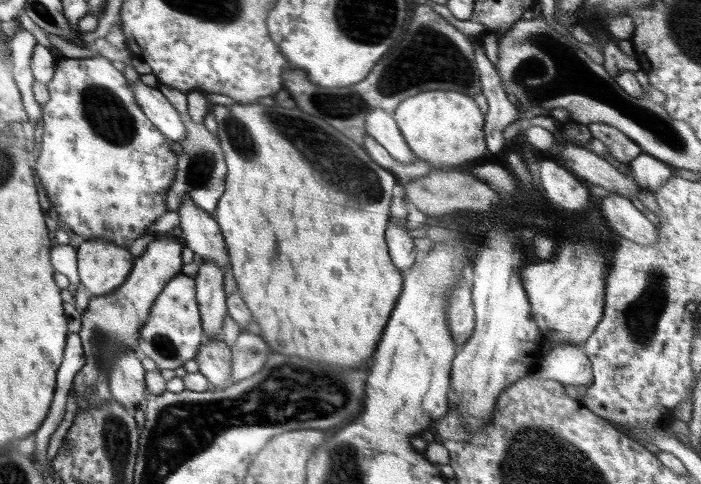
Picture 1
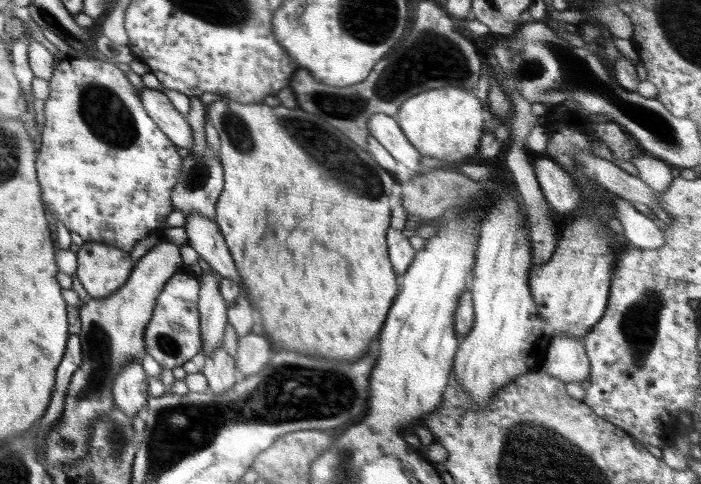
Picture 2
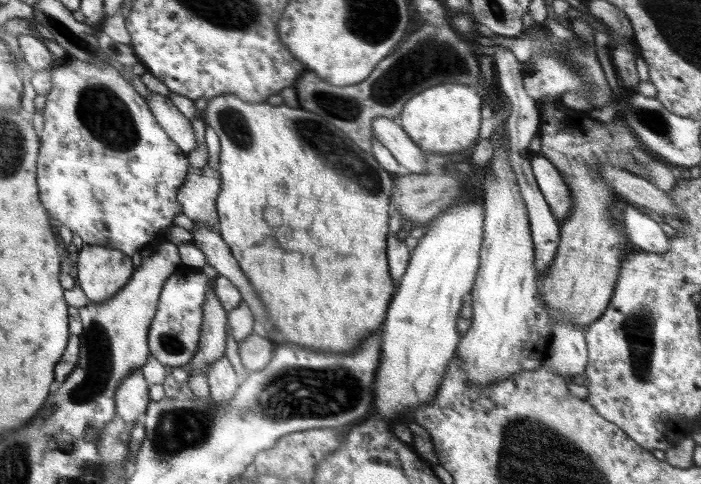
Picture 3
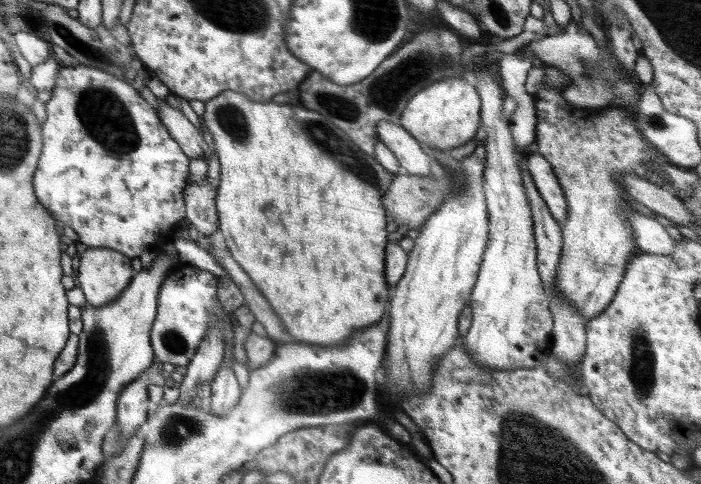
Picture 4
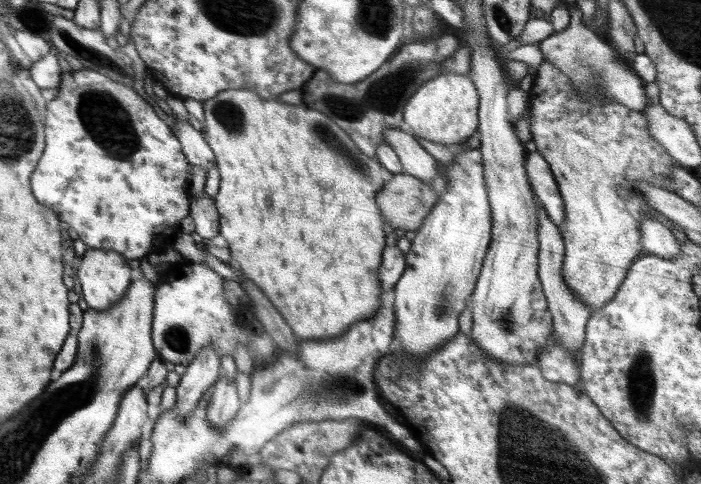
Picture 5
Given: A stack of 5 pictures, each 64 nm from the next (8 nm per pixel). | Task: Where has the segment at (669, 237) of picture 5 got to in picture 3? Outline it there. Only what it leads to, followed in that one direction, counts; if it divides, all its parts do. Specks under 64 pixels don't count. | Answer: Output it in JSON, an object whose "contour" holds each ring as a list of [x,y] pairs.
{"contour":[[[628,204],[624,206],[624,226],[628,239],[637,250],[664,252],[669,247],[669,237],[663,232],[660,224],[640,209]]]}

